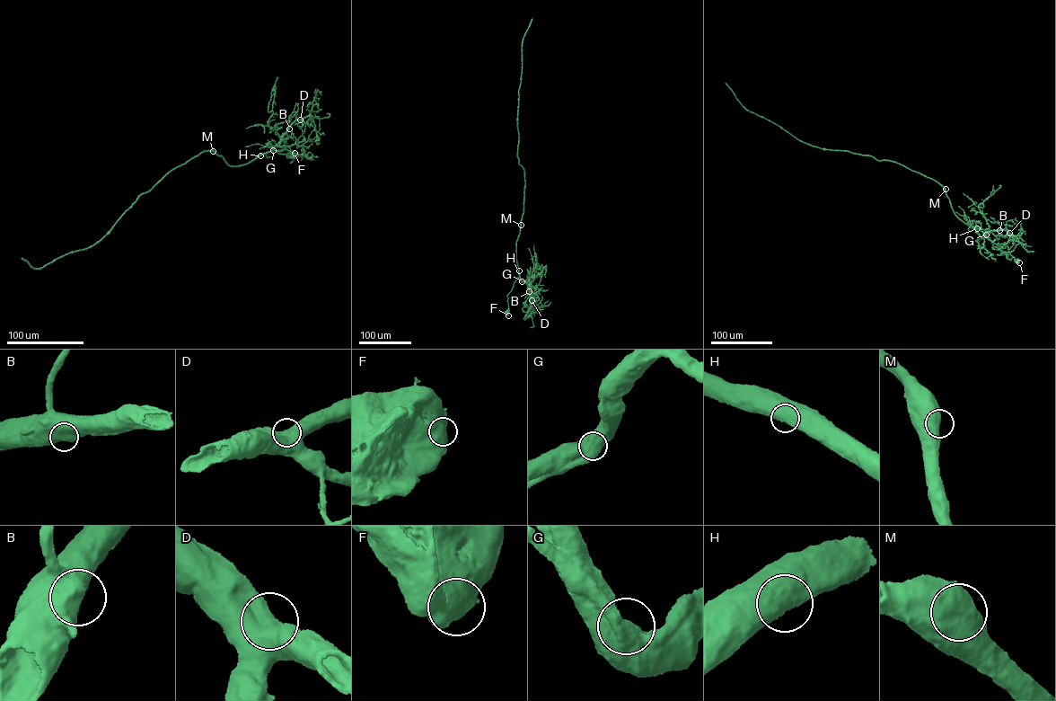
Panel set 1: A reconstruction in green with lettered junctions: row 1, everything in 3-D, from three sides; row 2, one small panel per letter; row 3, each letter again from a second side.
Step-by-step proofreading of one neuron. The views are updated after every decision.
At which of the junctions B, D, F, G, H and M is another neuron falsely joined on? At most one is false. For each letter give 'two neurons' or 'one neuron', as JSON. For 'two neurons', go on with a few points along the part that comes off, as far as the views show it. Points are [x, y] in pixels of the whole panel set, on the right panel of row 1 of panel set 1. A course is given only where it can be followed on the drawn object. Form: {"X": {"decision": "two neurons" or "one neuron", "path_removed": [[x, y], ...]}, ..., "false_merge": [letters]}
{"B": {"decision": "one neuron"}, "D": {"decision": "one neuron"}, "F": {"decision": "one neuron"}, "G": {"decision": "one neuron"}, "H": {"decision": "one neuron"}, "M": {"decision": "one neuron"}, "false_merge": []}

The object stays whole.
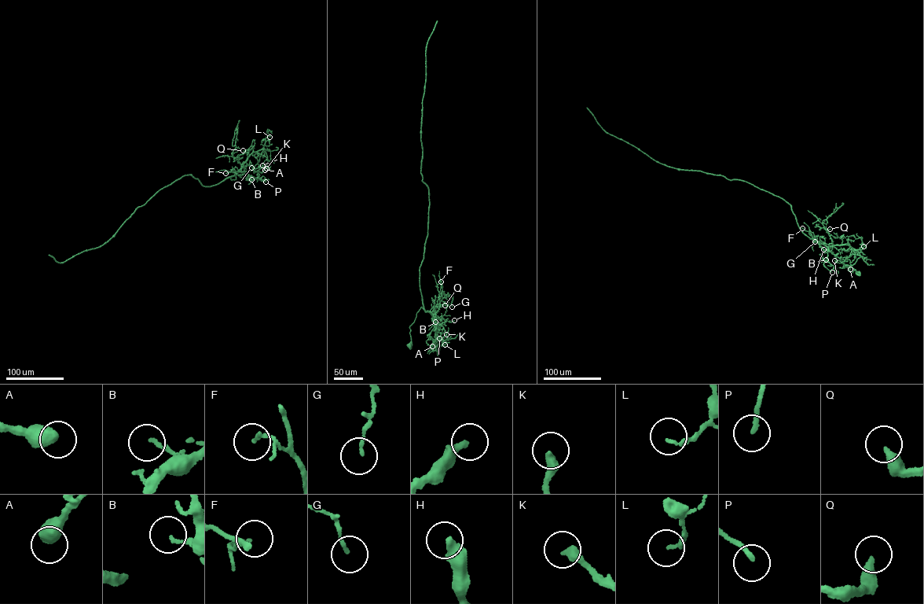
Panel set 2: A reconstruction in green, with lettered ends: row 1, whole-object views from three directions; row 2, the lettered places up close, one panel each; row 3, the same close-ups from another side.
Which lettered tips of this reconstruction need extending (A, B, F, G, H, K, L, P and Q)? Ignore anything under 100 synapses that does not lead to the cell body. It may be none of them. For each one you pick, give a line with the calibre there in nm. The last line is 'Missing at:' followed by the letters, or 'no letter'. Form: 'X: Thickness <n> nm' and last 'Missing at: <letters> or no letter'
Missing at: no letter

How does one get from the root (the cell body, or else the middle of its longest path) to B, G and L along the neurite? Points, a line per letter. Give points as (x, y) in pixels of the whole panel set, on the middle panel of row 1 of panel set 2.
B: (409, 345), (409, 326), (421, 307), (432, 312), (438, 324), (435, 322)
G: (409, 345), (409, 326), (421, 307), (434, 314), (452, 295), (452, 307)
L: (409, 345), (409, 326), (421, 307), (431, 315), (438, 337), (440, 341), (445, 341), (445, 344)

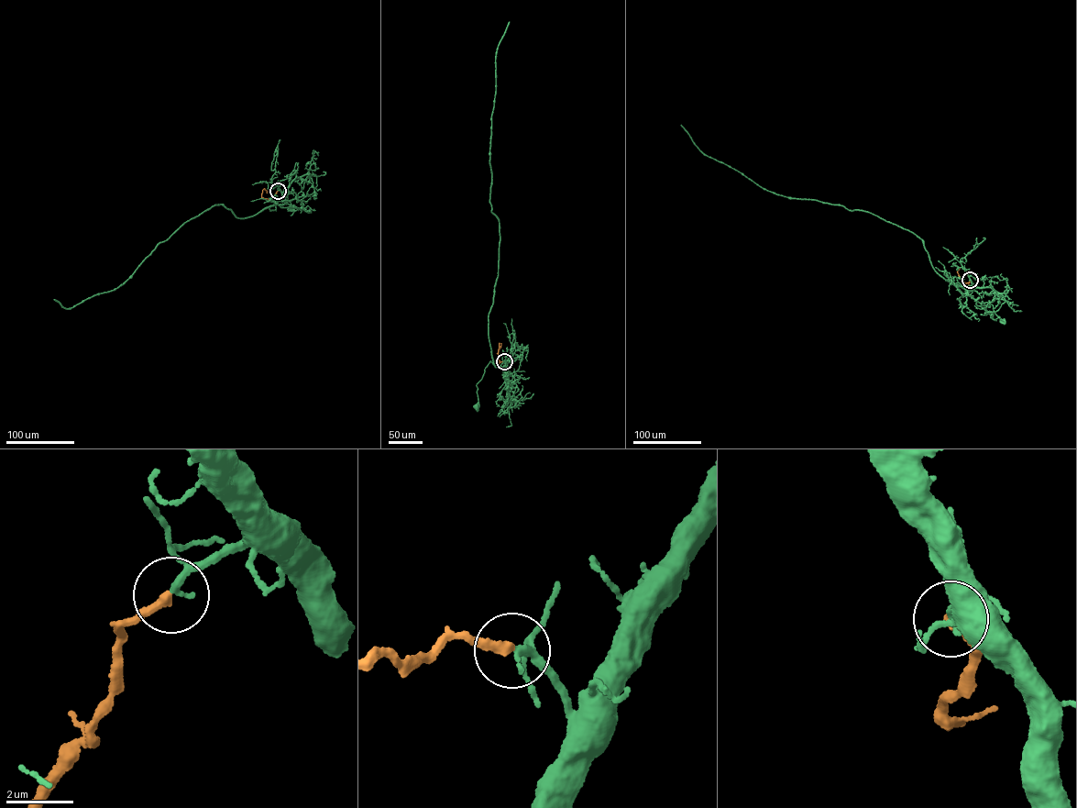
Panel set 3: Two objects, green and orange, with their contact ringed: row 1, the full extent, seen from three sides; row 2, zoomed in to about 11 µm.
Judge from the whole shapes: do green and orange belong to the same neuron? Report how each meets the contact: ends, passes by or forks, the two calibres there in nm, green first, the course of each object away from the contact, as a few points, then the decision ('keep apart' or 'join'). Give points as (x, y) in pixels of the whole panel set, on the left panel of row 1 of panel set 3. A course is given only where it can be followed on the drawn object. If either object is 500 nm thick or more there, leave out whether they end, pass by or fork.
green passes by | orange ends | 170/280 nm | green via (278, 191), (282, 194), (269, 209), (276, 210), (279, 204), (291, 208) | orange via (278, 191), (270, 200), (261, 197), (263, 190), (267, 193) | join

